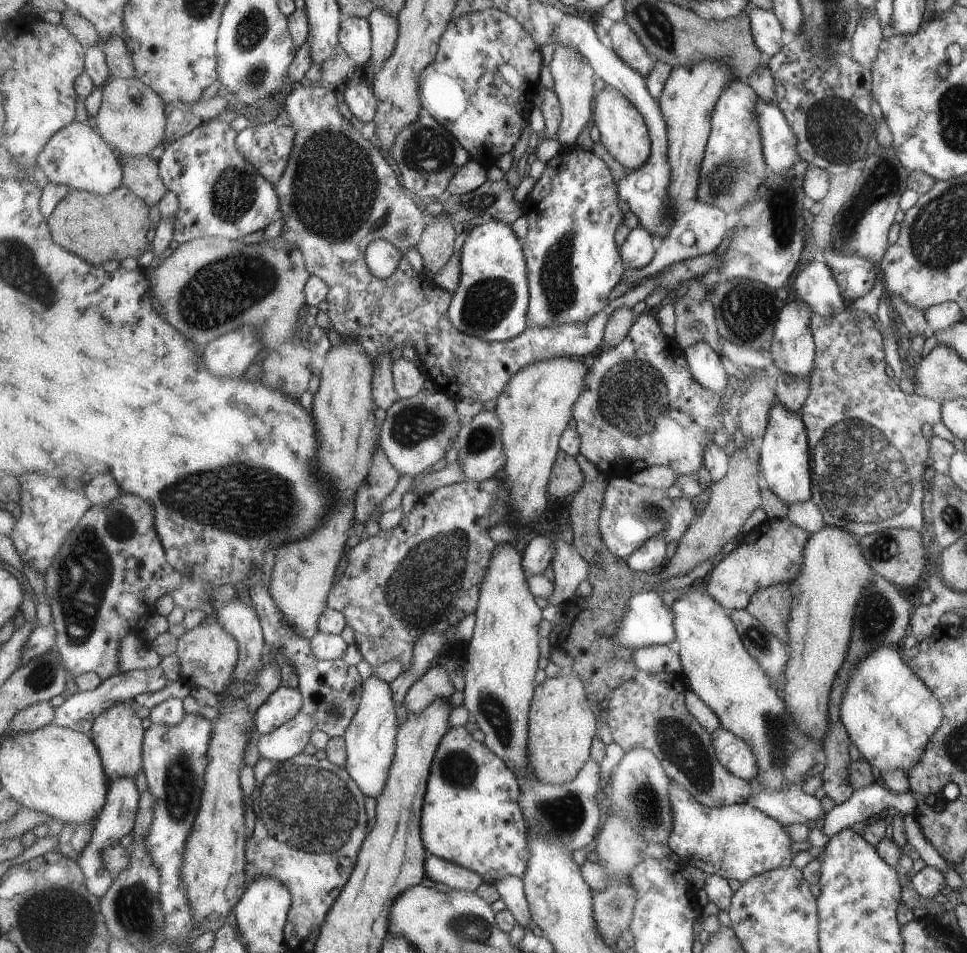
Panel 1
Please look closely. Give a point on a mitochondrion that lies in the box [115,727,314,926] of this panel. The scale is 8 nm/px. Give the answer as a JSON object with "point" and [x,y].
{"point":[180,788]}

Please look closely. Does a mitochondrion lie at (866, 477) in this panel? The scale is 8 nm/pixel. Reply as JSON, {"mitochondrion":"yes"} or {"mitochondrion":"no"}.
{"mitochondrion":"yes"}

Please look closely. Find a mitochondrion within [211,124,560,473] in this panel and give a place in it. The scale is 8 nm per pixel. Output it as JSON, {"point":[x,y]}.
{"point":[334,193]}

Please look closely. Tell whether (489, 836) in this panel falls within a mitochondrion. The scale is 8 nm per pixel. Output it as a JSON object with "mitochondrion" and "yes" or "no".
{"mitochondrion":"no"}

